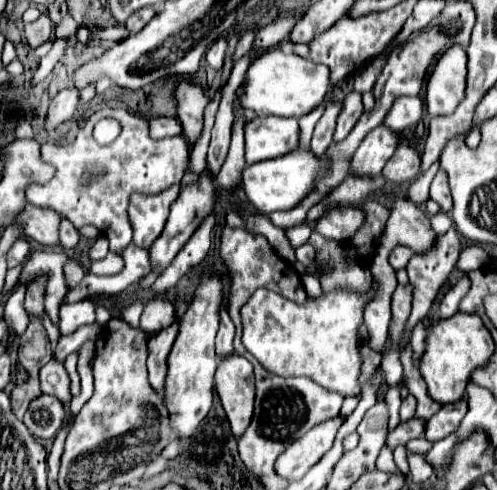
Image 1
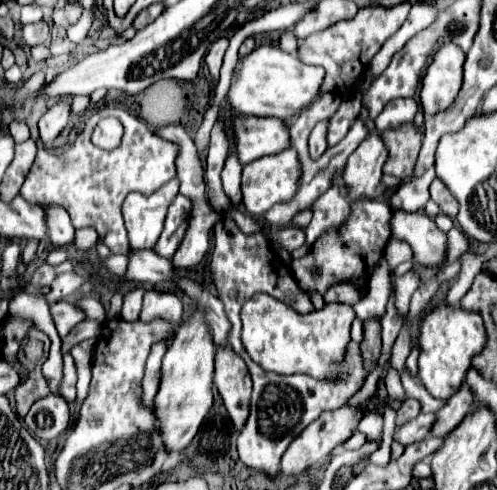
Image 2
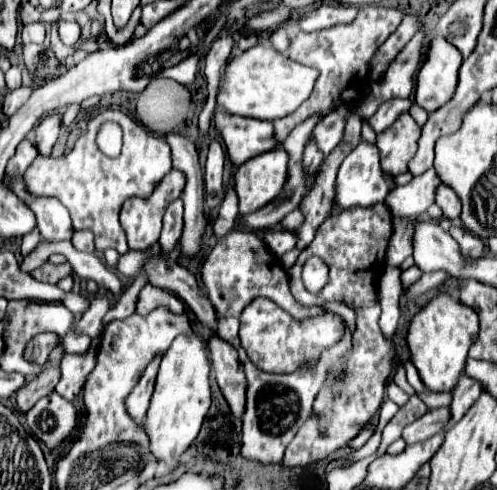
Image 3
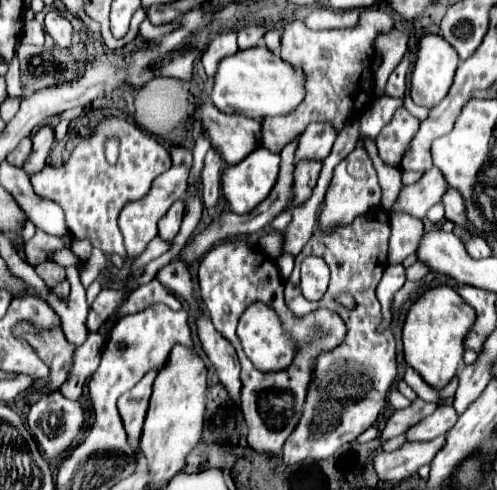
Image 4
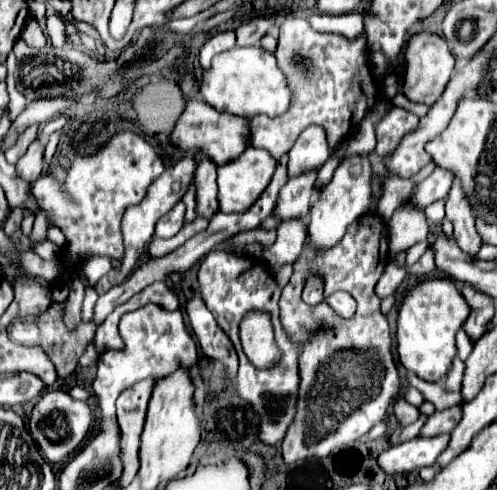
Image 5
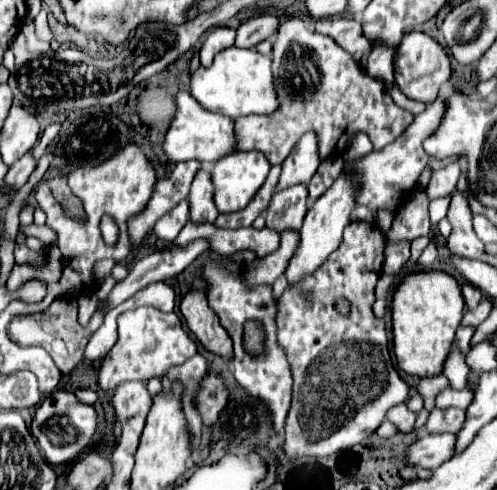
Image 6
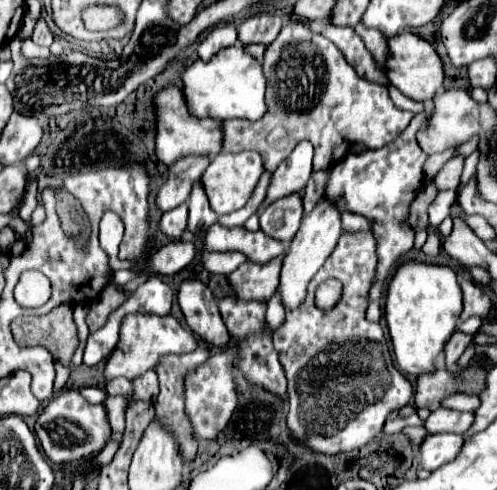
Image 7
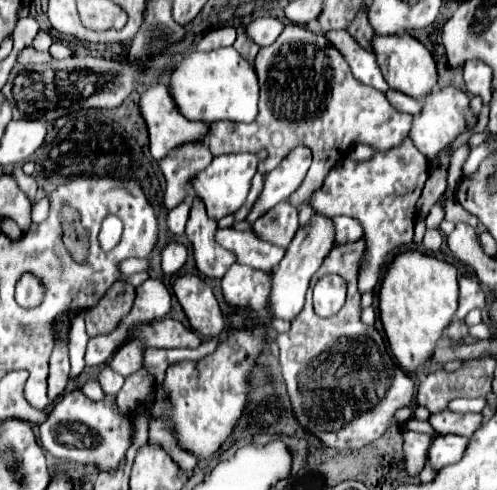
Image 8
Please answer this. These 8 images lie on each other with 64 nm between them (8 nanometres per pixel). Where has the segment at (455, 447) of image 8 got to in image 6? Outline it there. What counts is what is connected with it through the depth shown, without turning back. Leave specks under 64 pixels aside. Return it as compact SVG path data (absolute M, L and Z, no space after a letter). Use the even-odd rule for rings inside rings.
M426 434L418 438L406 450L406 464L408 466L422 466L422 468L438 468L444 460L452 458L452 444L454 434Z

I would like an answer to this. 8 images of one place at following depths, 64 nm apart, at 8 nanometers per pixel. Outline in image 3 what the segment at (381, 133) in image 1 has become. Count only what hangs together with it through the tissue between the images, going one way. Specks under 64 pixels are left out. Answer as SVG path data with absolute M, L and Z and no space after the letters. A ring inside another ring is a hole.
M360 140L358 146L344 158L340 170L338 170L338 178L336 178L336 206L340 210L350 208L352 204L358 206L370 206L370 204L378 204L384 202L386 194L390 192L390 186L382 174L380 168L380 150L376 144L370 144L366 140Z

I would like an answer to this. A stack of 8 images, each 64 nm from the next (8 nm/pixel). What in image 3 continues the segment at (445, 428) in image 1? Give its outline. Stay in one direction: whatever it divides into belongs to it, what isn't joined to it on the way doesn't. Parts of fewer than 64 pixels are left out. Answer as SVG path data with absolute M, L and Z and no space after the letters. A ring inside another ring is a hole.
M460 376L460 384L452 392L452 404L450 404L450 426L456 424L466 410L478 400L480 396L480 384L476 380L468 380L468 376Z

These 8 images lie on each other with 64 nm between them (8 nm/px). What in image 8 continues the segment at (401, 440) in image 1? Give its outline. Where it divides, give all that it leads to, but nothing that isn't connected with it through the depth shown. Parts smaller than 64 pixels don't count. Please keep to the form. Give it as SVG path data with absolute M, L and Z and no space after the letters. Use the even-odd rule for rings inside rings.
M446 408L430 414L428 422L438 434L460 434L470 438L480 428L480 414L458 414Z

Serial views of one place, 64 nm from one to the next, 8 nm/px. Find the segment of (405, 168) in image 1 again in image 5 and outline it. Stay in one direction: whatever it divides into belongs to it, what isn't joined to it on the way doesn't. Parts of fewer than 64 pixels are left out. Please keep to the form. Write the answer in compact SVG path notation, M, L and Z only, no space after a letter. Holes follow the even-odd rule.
M394 106L382 118L382 122L376 126L376 138L378 138L376 152L378 152L378 156L390 156L398 148L400 140L418 126L418 120L420 118L414 116L412 112Z

